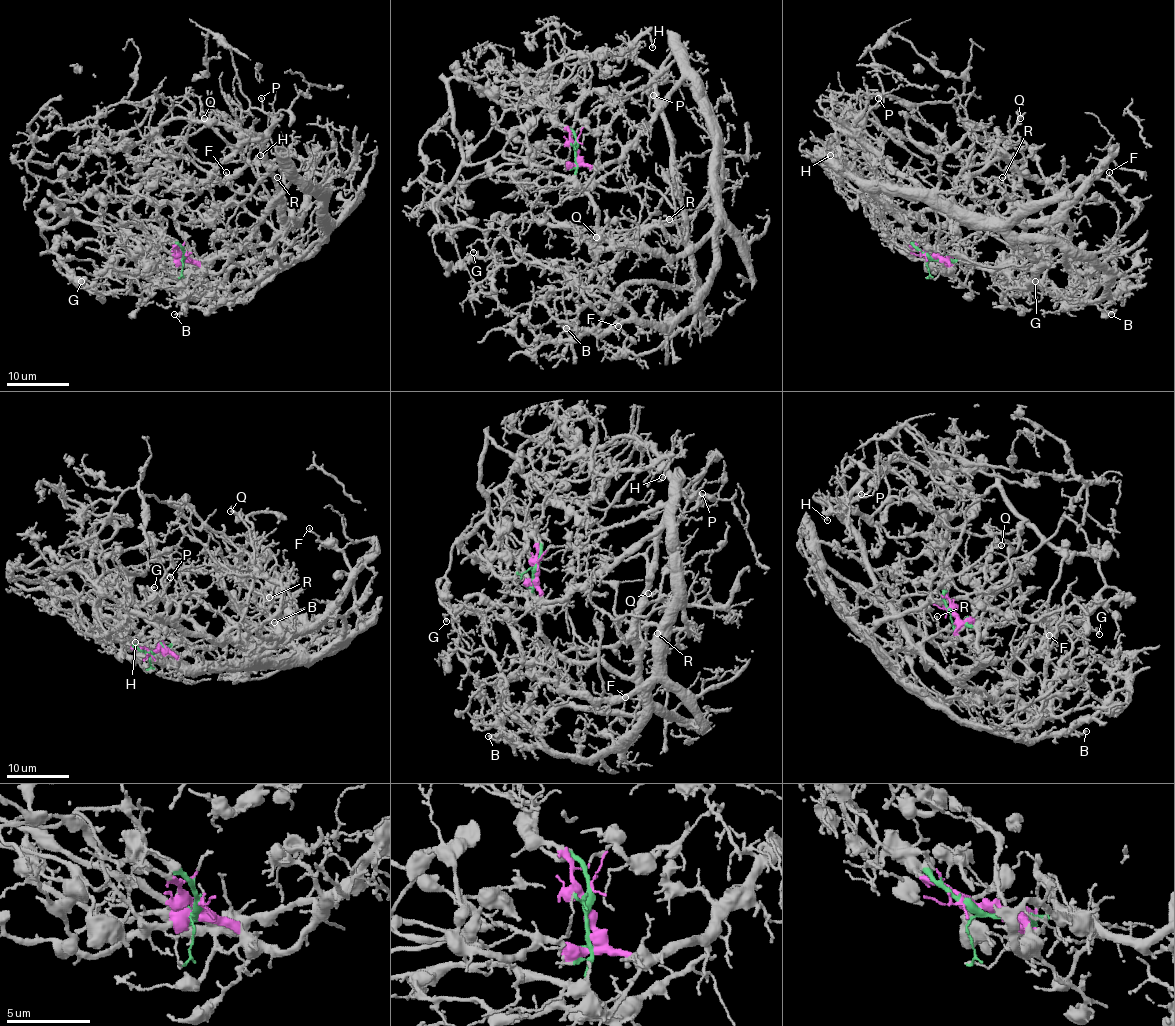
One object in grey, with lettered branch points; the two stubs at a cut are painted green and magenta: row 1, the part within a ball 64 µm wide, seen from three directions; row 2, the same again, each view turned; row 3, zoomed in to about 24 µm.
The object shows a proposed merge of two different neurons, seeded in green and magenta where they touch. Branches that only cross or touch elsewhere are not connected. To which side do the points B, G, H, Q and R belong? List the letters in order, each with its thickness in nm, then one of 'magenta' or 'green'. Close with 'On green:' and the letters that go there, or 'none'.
B: 170 nm thick; magenta
G: 110 nm thick; magenta
H: 120 nm thick; magenta
Q: 130 nm thick; green
R: 110 nm thick; green
On green: Q, R

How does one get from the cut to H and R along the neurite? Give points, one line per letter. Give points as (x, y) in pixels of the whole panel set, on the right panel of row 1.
H: (931, 256), (947, 217), (862, 201), (881, 175), (831, 154)
R: (931, 256), (997, 267), (1026, 247), (1010, 244), (1024, 230), (996, 209), (1005, 189), (1002, 178)

